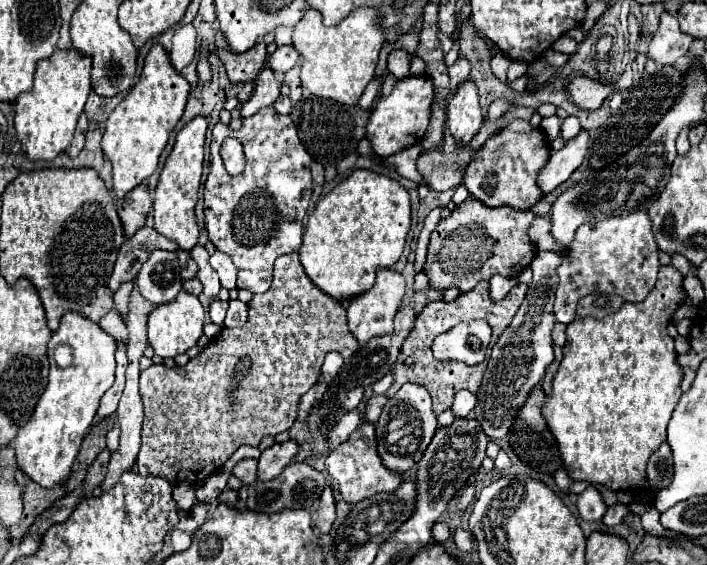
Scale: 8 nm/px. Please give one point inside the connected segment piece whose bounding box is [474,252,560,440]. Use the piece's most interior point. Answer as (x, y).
(517, 364)

